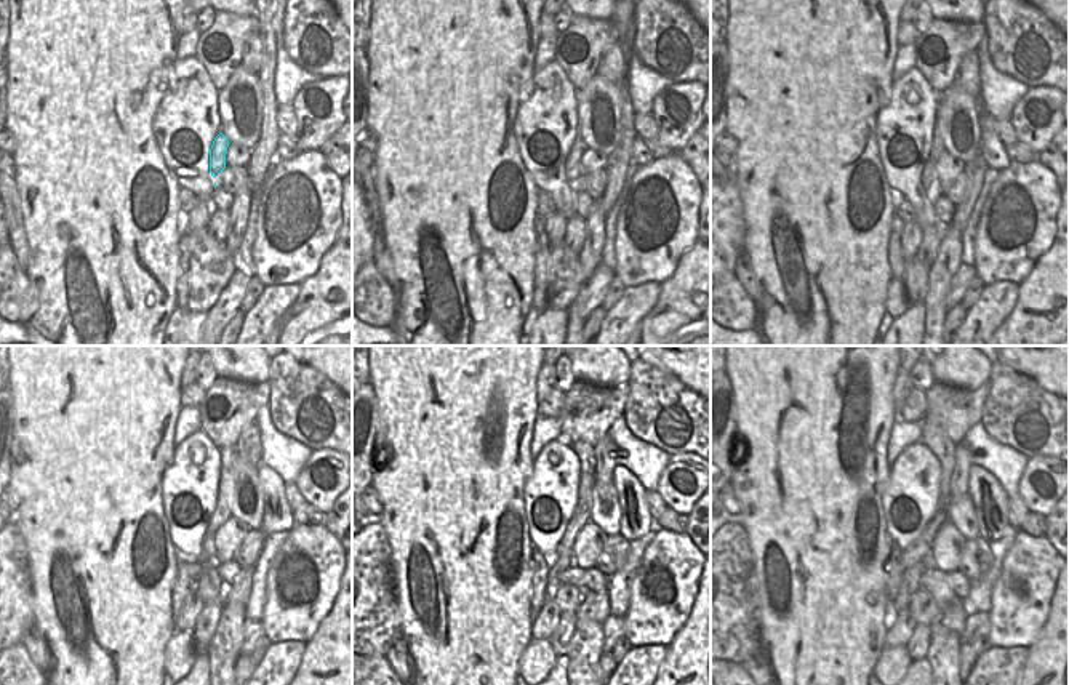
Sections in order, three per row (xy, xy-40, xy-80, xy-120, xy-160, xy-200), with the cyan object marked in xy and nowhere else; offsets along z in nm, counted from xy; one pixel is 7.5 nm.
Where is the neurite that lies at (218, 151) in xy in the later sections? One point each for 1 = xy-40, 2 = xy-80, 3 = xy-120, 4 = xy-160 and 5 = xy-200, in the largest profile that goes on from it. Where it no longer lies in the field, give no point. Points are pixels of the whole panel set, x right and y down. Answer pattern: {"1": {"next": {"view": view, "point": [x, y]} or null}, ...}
{"1": {"next": {"view": "xy-40", "point": [572, 165]}}, "2": {"next": {"view": "xy-80", "point": [928, 176]}}, "3": {"next": {"view": "xy-120", "point": [208, 543]}}, "4": {"next": {"view": "xy-160", "point": [562, 564]}}, "5": {"next": {"view": "xy-200", "point": [909, 584]}}}

